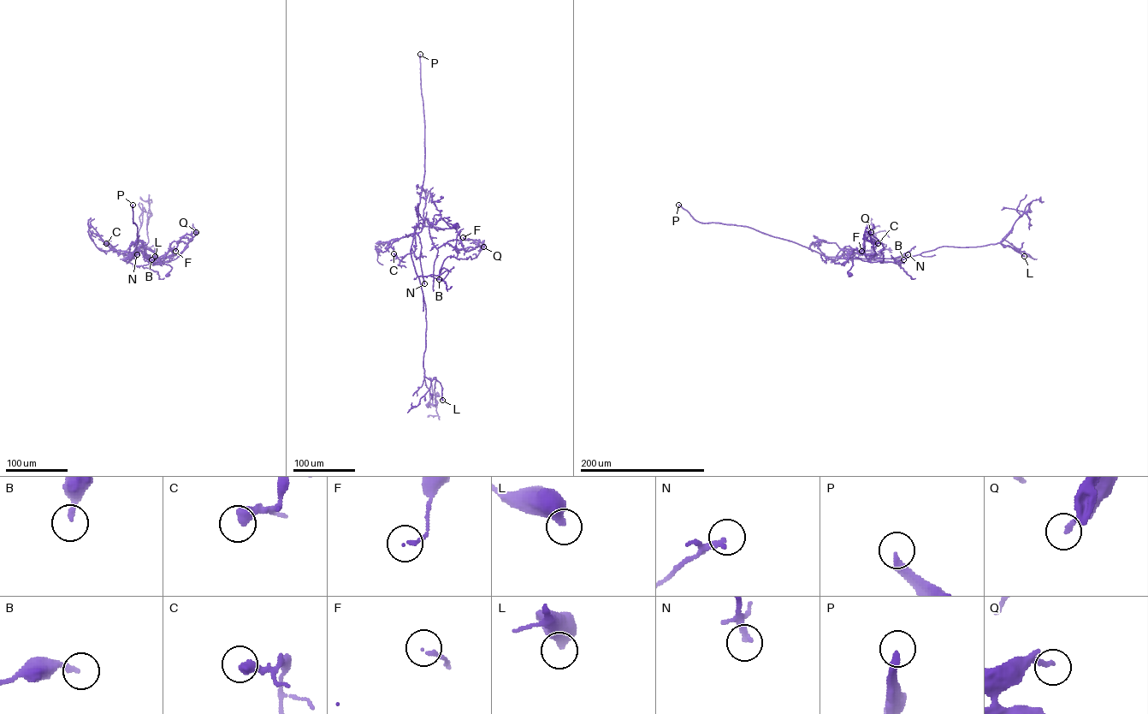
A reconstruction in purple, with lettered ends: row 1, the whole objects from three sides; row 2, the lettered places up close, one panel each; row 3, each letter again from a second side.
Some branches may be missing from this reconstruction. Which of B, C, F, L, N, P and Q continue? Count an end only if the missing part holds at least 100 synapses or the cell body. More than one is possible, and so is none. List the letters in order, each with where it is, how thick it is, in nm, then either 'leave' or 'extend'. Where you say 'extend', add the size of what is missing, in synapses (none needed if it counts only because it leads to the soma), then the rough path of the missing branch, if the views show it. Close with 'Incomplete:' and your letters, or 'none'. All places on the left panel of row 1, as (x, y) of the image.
B: place (151, 259); calibre 200 nm; leave
C: place (106, 243); calibre 420 nm; leave
F: place (175, 251); calibre 130 nm; leave
L: place (155, 256); calibre 500 nm; leave
N: place (137, 254); calibre 150 nm; leave
P: place (133, 205); calibre 300 nm; extend; 700 synapses; course (133, 205), (131, 175), (139, 175), (144, 169), (142, 167), (151, 168), (155, 172), (157, 168)
Q: place (196, 232); calibre 170 nm; leave
Incomplete: P

